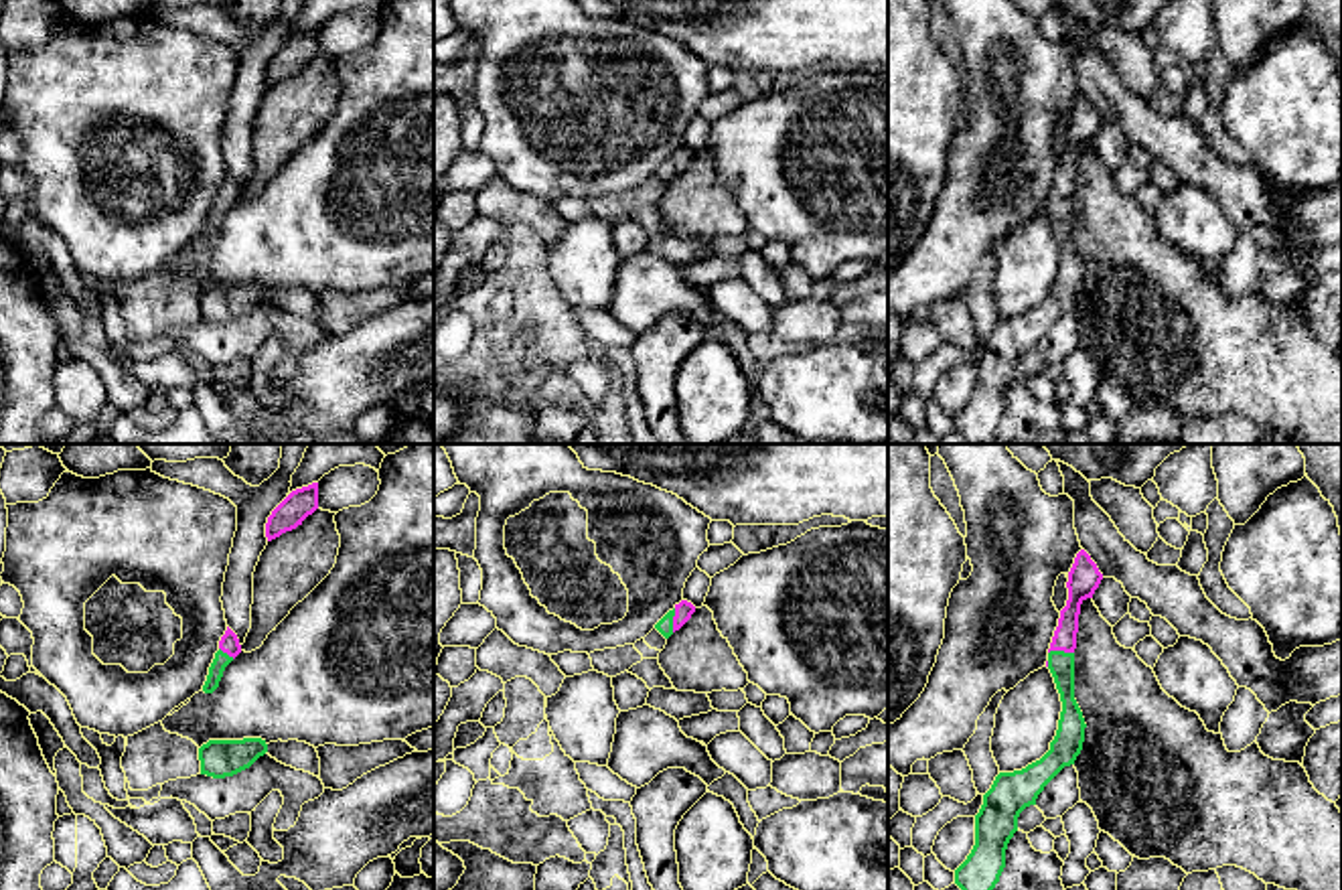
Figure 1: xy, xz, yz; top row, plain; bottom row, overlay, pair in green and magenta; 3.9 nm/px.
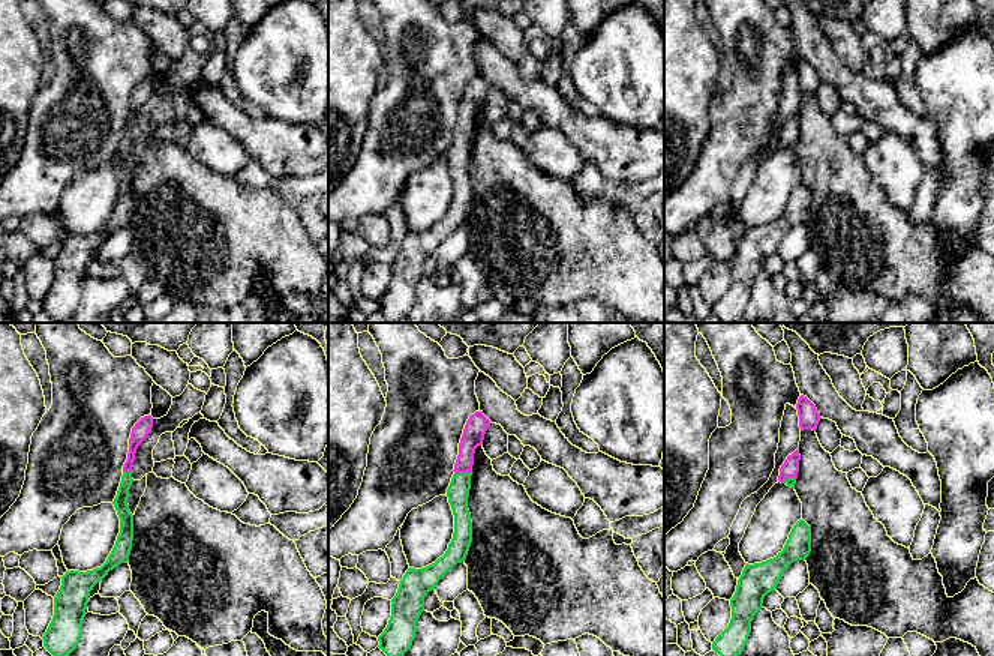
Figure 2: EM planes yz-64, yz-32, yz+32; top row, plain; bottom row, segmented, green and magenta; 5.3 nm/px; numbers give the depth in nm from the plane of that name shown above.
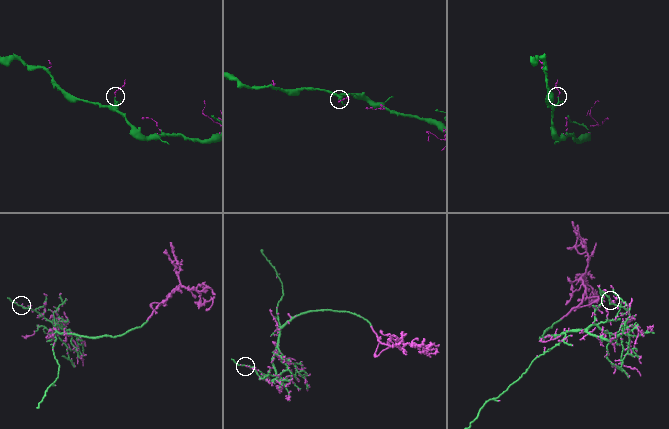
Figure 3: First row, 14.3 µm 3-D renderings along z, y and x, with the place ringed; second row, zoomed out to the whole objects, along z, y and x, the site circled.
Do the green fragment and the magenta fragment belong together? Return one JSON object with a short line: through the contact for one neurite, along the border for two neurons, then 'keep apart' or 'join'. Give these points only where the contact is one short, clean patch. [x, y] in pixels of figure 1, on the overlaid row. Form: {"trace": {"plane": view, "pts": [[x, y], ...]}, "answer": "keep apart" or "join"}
{"answer": "join"}

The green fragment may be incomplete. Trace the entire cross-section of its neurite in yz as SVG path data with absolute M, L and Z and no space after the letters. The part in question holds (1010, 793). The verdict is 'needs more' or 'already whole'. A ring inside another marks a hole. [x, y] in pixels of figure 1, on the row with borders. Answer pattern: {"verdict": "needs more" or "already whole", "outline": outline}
{"verdict": "needs more", "outline": "M1080 549L1068 572L1068 600L1060 610L1046 667L1060 693L1062 712L1050 750L1022 770L999 772L983 795L975 815L975 845L967 860L955 870L961 890L993 890L1005 868L1005 849L1018 831L1020 813L1036 805L1044 787L1064 768L1074 764L1085 742L1085 718L1074 699L1074 649L1080 604L1093 598L1103 574L1091 555Z"}

